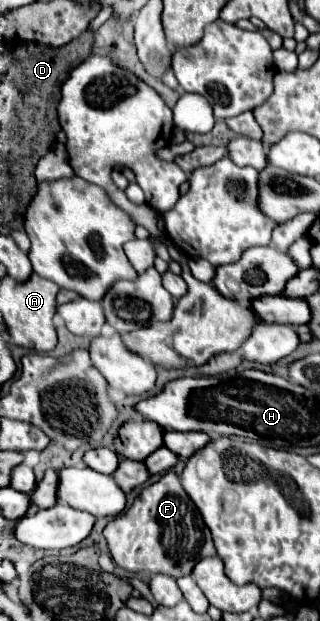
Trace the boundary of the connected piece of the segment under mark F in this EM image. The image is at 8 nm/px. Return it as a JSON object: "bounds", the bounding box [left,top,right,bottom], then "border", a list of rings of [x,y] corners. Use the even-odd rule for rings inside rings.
{"bounds":[104,471,216,577],"border":[[[168,471],[156,483],[142,487],[132,507],[108,521],[104,537],[114,563],[130,573],[146,569],[152,575],[164,573],[170,577],[182,577],[190,575],[194,565],[204,557],[216,555],[212,533],[196,505],[192,505],[188,493],[182,489],[180,477],[174,471]]]}

